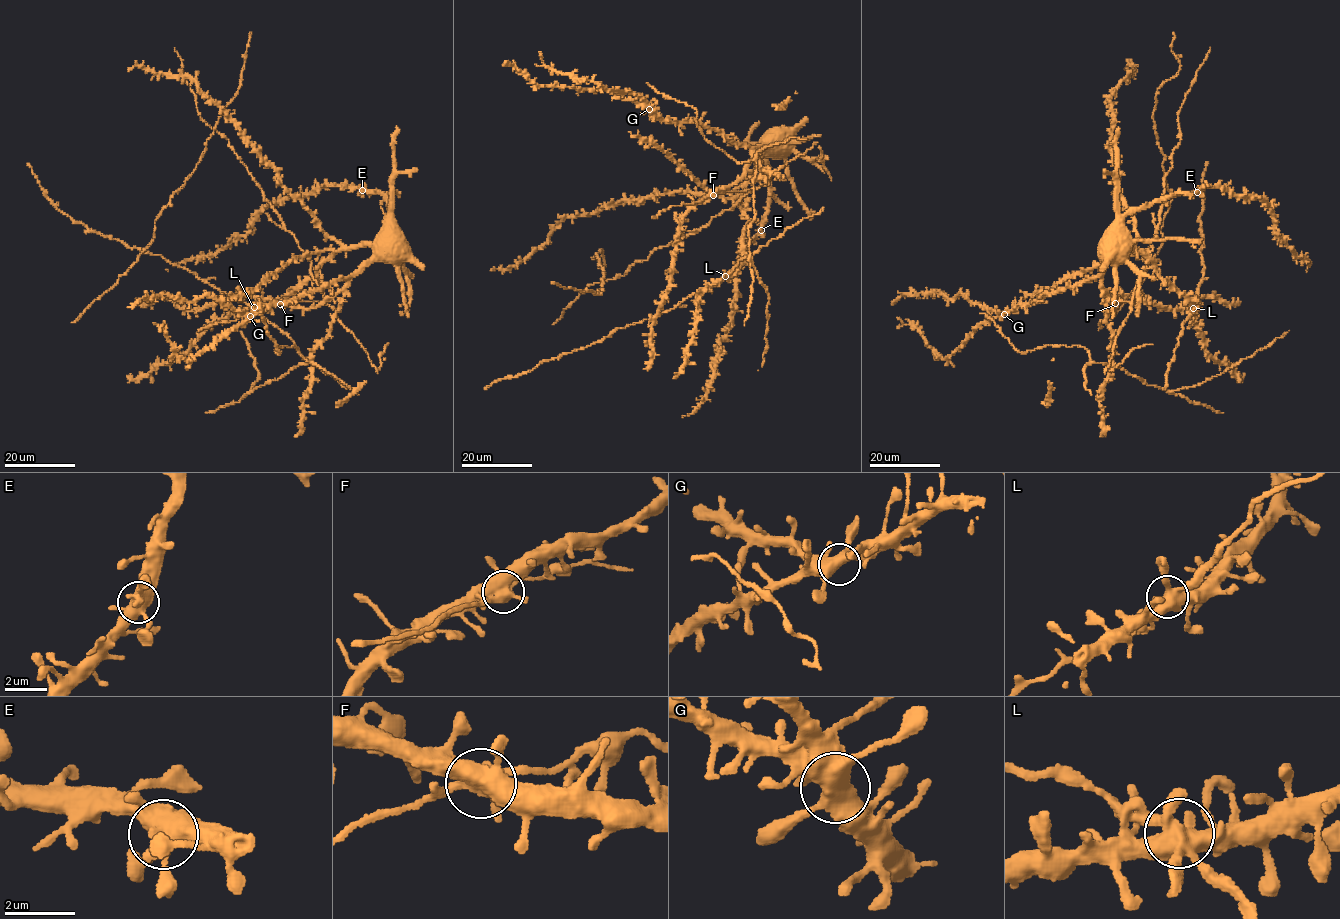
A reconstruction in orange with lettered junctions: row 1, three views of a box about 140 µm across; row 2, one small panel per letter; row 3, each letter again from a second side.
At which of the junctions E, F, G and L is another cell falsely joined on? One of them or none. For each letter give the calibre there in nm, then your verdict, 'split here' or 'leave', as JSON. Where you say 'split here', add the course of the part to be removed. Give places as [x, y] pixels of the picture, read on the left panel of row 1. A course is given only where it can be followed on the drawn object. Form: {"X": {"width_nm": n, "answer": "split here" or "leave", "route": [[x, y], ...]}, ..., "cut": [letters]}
{"E": {"width_nm": 500, "answer": "leave"}, "F": {"width_nm": 550, "answer": "leave"}, "G": {"width_nm": 500, "answer": "leave"}, "L": {"width_nm": 550, "answer": "leave"}, "cut": []}

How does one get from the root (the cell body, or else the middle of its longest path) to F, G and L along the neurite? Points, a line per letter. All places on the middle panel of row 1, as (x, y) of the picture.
F: (775, 134), (769, 133), (765, 143), (755, 147), (741, 177), (723, 185), (712, 195)
G: (775, 134), (769, 133), (765, 143), (749, 147), (732, 143), (717, 131), (697, 123), (659, 120), (649, 109)
L: (775, 134), (771, 133), (760, 147), (759, 167), (746, 186), (744, 256), (724, 276)

